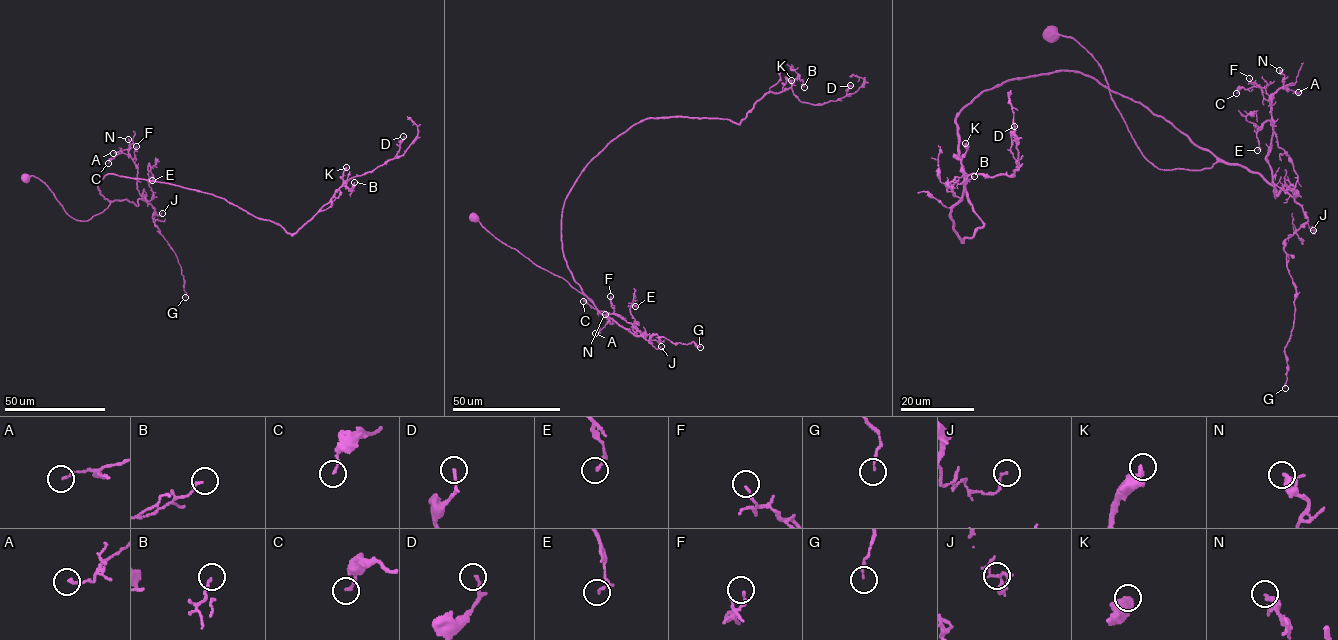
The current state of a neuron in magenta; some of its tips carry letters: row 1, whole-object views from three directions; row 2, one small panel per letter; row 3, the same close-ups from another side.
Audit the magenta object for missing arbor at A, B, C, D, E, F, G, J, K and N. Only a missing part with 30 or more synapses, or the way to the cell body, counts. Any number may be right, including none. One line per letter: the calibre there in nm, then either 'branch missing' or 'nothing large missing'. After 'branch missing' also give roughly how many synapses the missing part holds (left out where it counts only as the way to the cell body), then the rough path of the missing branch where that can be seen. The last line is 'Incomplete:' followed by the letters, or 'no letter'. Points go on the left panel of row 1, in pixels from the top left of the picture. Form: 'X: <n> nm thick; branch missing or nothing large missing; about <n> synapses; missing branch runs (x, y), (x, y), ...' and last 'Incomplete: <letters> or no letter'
A: 130 nm thick; nothing large missing
B: 120 nm thick; nothing large missing
C: 150 nm thick; nothing large missing
D: 140 nm thick; nothing large missing
E: 100 nm thick; nothing large missing
F: 100 nm thick; nothing large missing
G: 100 nm thick; nothing large missing
J: 120 nm thick; nothing large missing
K: 440 nm thick; branch missing; about 50 synapses; missing branch runs (346, 167), (348, 157), (356, 151), (369, 149)
N: 340 nm thick; nothing large missing
Incomplete: K

